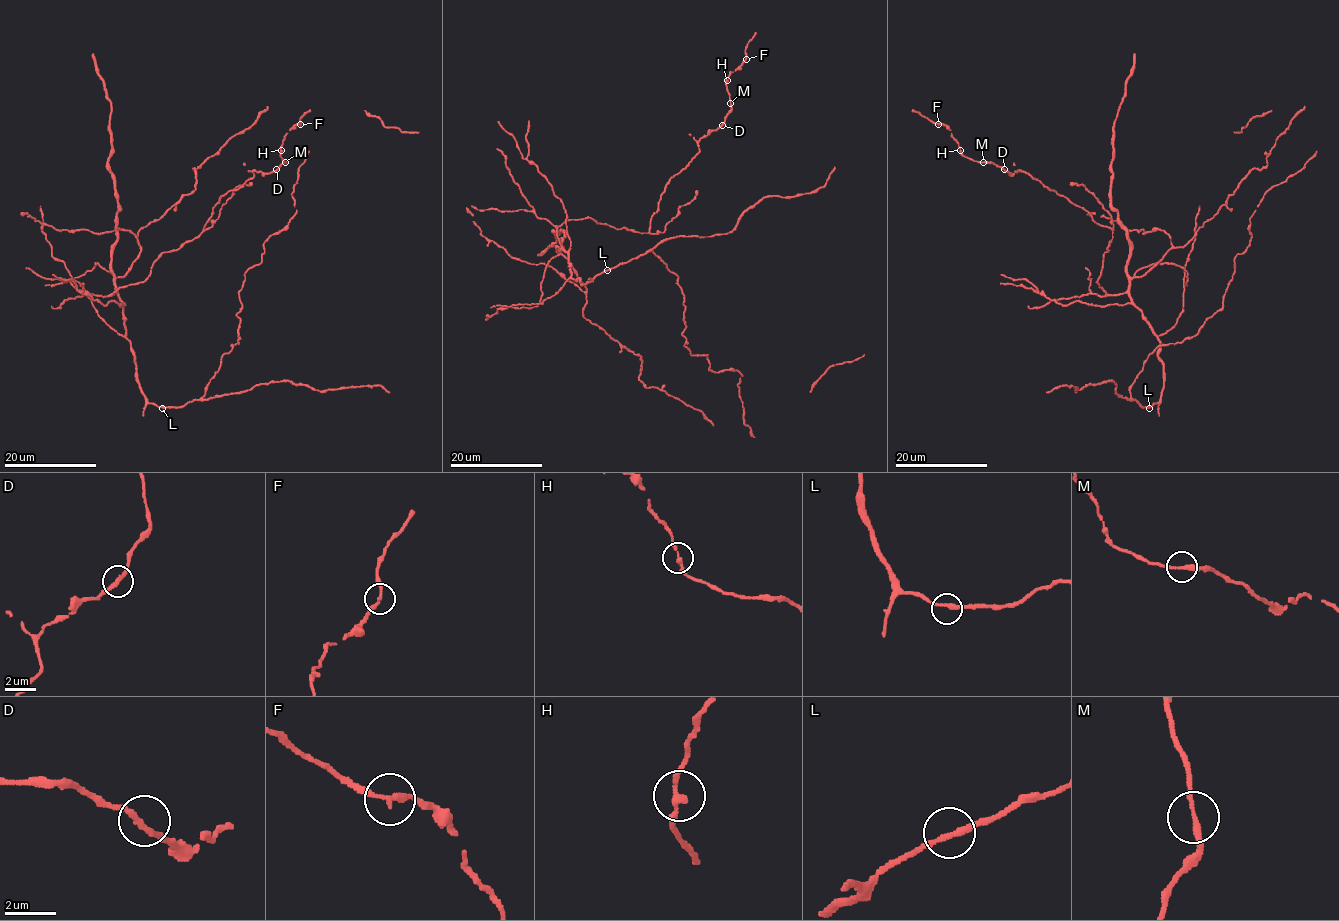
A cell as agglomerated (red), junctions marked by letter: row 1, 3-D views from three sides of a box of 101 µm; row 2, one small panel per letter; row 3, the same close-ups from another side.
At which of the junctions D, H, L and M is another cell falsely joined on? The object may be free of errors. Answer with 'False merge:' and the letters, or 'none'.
False merge: none

